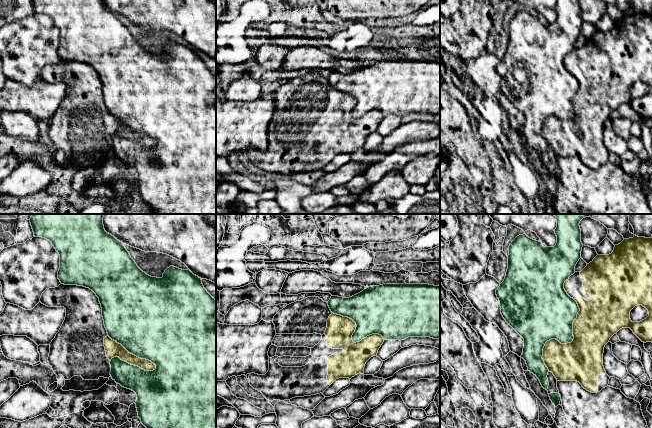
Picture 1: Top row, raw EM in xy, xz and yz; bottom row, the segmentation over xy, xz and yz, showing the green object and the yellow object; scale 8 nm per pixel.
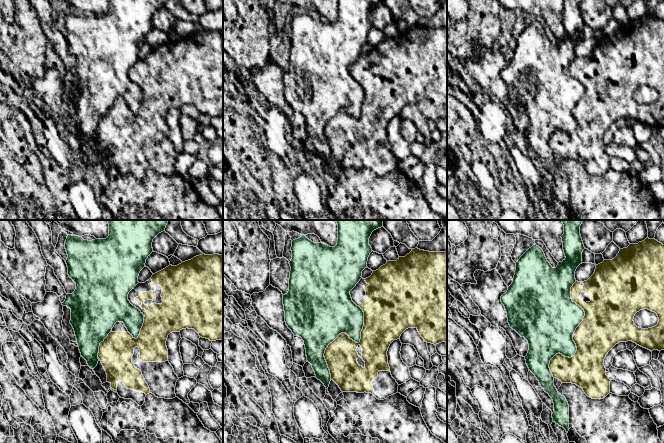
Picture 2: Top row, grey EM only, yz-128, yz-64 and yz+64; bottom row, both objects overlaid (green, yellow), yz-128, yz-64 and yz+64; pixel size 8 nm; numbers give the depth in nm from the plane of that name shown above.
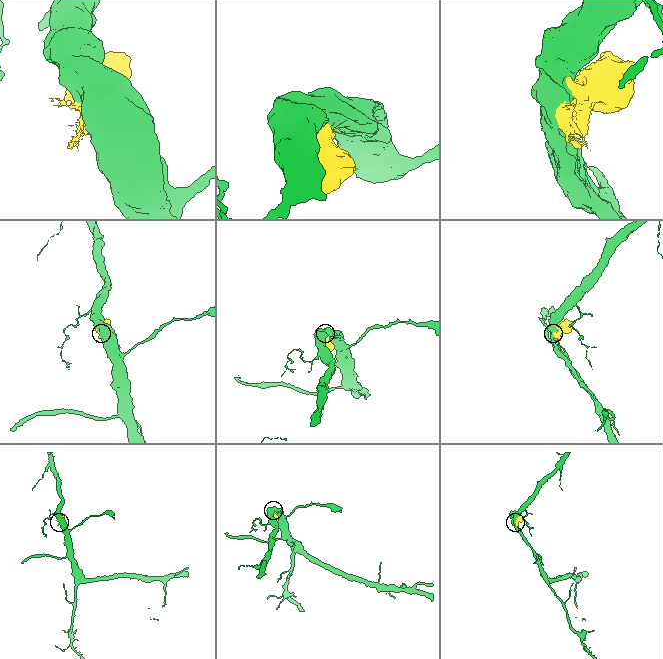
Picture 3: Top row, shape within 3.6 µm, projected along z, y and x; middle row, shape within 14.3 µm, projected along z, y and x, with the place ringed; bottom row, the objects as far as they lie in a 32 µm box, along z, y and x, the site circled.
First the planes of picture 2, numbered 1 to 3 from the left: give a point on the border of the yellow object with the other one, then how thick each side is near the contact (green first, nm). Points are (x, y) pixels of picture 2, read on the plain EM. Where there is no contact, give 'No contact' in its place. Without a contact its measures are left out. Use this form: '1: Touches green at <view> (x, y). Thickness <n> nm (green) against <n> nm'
1: Touches green at yz-128 (141, 103). Thickness 220 nm (green) against 260 nm
2: Touches green at yz-64 (344, 108). Thickness 480 nm (green) against 260 nm
3: Touches green at yz+64 (572, 114). Thickness 480 nm (green) against 340 nm

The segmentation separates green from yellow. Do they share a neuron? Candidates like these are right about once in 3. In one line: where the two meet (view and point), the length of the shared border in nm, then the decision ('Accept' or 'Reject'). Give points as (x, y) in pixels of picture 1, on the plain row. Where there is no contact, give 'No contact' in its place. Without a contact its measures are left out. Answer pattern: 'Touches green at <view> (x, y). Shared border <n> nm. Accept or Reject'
Touches green at xy (133, 130). Shared border 480 nm. Reject

